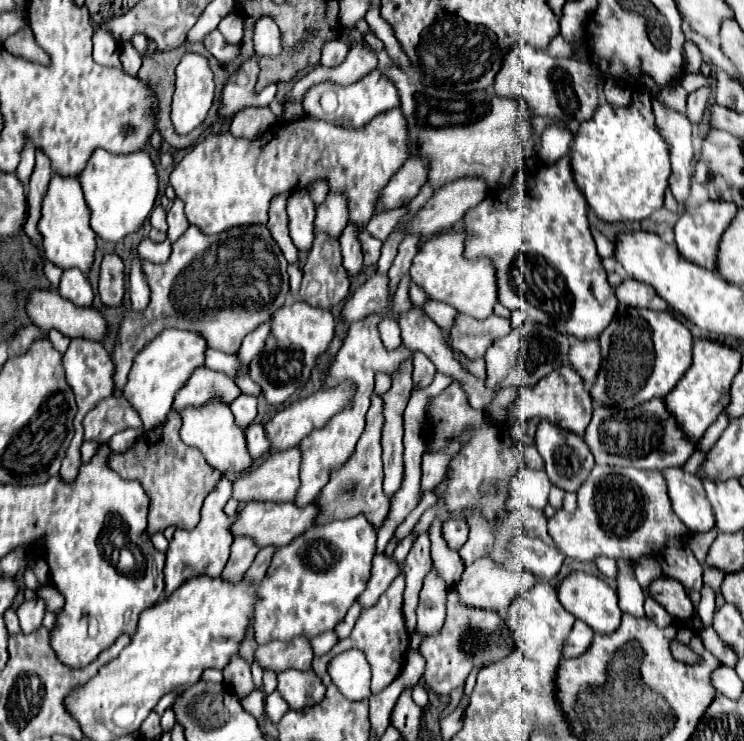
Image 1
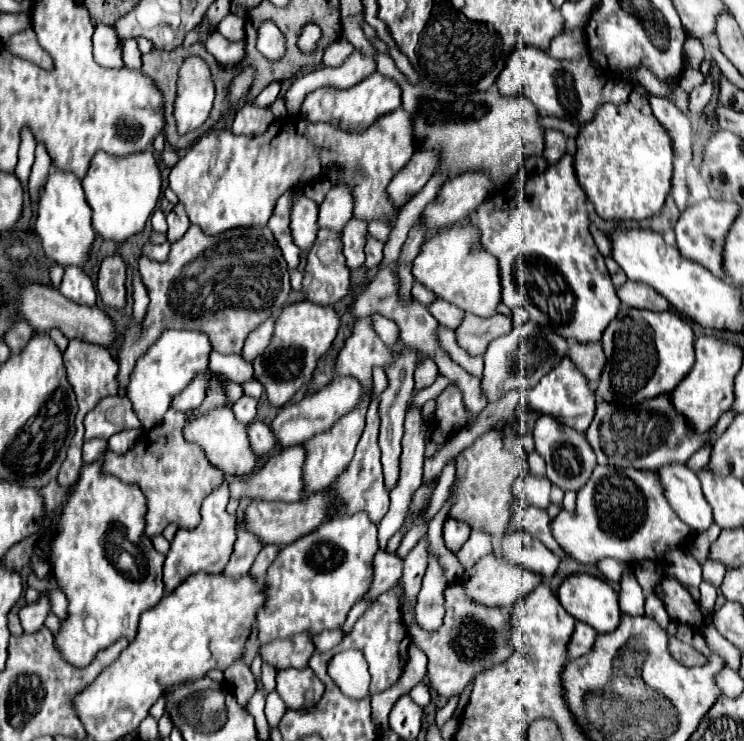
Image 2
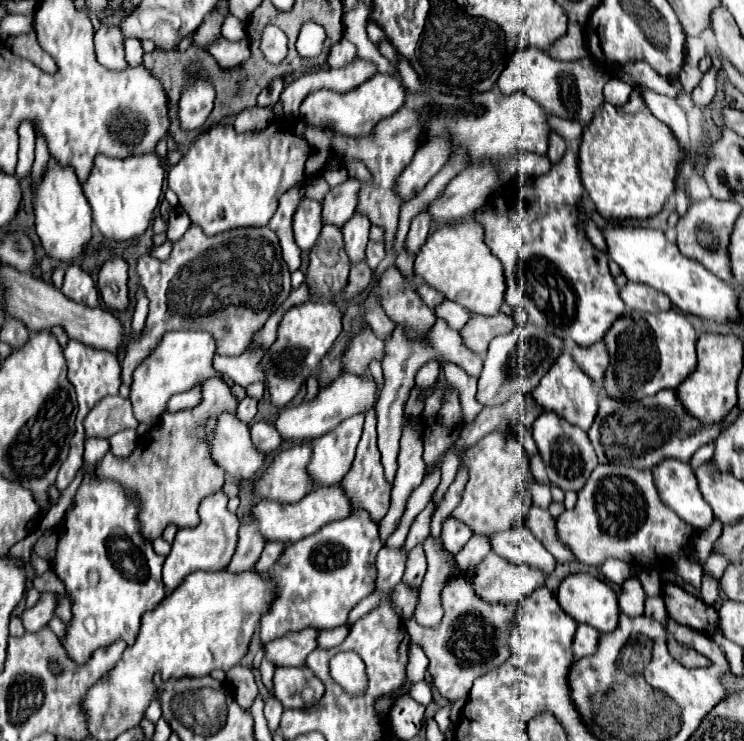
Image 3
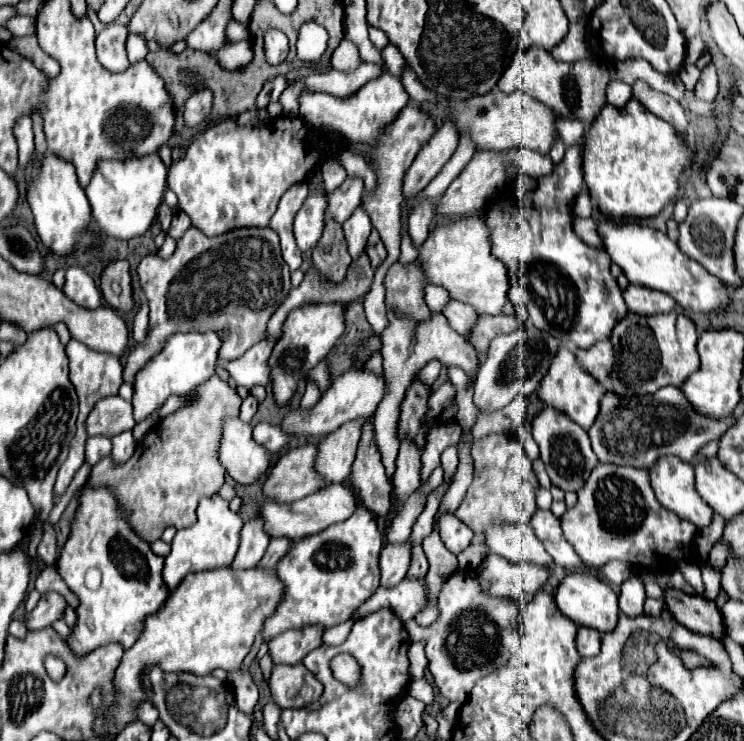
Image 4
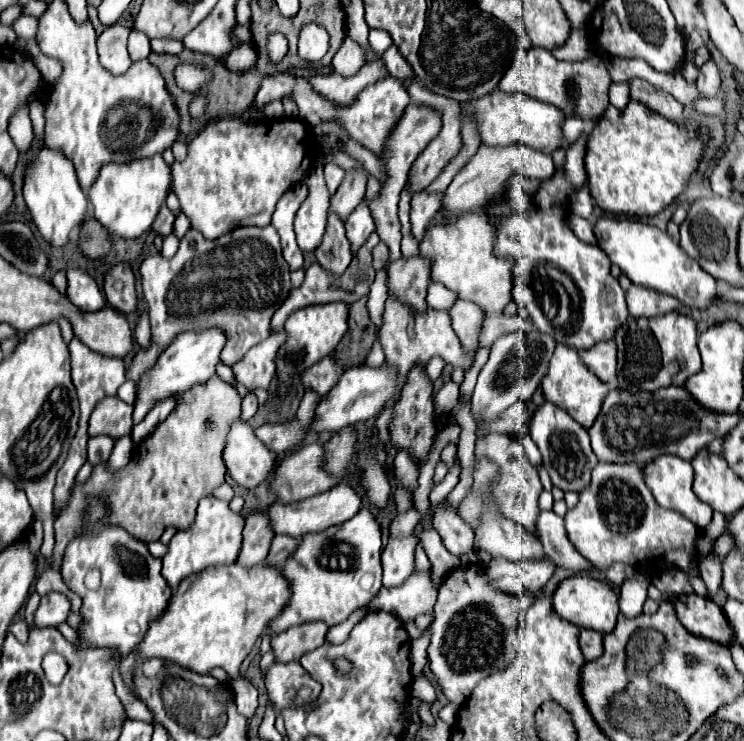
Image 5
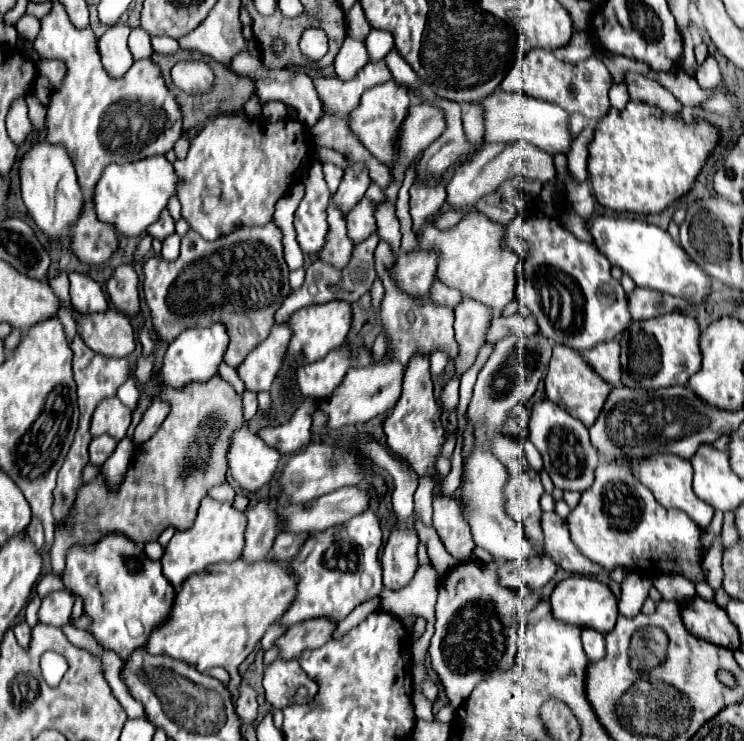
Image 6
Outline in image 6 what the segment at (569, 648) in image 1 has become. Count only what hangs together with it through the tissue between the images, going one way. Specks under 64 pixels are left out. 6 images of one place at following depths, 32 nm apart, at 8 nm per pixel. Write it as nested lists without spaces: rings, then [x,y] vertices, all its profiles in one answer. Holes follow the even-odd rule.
[[[584,628],[582,630],[582,646],[584,646],[584,652],[586,652],[590,662],[594,662],[594,660],[598,662],[598,660],[604,658],[604,652],[606,652],[604,634],[590,630],[590,628]]]

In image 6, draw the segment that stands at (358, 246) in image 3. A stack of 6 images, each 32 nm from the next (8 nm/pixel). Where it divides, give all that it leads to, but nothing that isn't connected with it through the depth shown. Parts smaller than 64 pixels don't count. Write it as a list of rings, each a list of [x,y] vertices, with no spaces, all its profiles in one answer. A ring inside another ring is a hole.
[[[368,198],[360,200],[360,204],[356,204],[346,216],[346,226],[348,226],[348,238],[354,242],[354,246],[364,242],[372,232],[376,232],[374,202]]]

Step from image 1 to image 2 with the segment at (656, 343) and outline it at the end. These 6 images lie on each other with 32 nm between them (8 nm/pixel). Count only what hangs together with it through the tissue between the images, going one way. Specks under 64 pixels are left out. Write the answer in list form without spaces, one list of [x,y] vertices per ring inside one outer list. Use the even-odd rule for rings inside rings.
[[[620,310],[616,320],[604,330],[602,348],[608,356],[606,380],[598,384],[596,398],[616,400],[616,404],[640,404],[640,400],[672,392],[694,366],[694,332],[690,324],[674,312]]]

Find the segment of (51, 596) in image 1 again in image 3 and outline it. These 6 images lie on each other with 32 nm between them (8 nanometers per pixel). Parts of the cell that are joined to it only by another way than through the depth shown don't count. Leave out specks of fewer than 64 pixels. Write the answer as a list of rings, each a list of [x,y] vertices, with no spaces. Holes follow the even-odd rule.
[[[57,593],[58,607],[56,615],[66,624],[72,619],[71,604],[67,599],[65,595]]]

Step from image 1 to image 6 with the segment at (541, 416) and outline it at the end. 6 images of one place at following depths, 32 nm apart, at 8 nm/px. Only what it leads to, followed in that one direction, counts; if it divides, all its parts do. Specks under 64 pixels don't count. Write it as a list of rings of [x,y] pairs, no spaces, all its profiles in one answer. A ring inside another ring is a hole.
[[[554,346],[550,370],[544,378],[544,390],[546,390],[548,400],[552,400],[554,404],[564,408],[570,416],[576,416],[576,420],[580,420],[584,426],[590,428],[596,422],[596,416],[600,414],[604,400],[608,398],[610,384],[606,380],[602,380],[600,376],[596,376],[596,372],[592,372],[592,368],[588,368],[584,358],[576,350],[564,348],[564,346]]]

